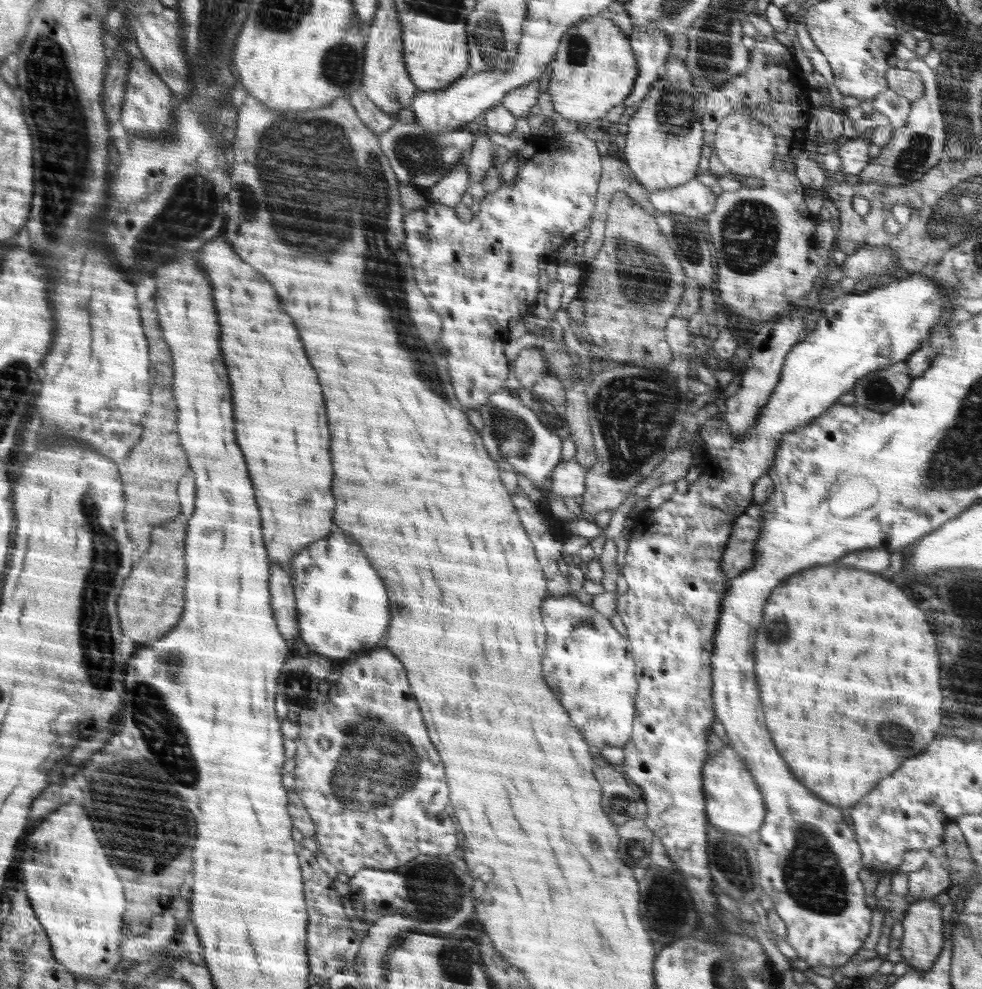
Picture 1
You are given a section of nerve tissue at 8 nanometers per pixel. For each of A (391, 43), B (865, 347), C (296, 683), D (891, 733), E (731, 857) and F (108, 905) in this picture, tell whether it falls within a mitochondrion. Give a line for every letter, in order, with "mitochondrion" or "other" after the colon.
A: other
B: other
C: mitochondrion
D: mitochondrion
E: mitochondrion
F: other

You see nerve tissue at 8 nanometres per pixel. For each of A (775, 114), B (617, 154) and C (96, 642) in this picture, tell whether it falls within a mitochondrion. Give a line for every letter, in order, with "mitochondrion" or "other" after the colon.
A: mitochondrion
B: other
C: mitochondrion

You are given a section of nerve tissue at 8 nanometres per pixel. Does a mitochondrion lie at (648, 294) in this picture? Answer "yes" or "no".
yes

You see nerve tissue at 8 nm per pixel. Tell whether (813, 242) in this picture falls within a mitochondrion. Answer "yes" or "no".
no

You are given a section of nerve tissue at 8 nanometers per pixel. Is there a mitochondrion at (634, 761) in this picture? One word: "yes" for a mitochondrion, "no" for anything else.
no

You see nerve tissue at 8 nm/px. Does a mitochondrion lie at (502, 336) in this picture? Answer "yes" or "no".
no

